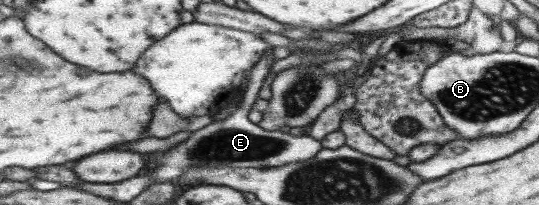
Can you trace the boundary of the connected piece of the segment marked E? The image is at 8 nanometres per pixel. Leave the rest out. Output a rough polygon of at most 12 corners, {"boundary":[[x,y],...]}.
{"boundary":[[267,48],[225,119],[160,156],[156,182],[188,168],[270,168],[314,156],[321,142],[248,120],[273,63]]}

